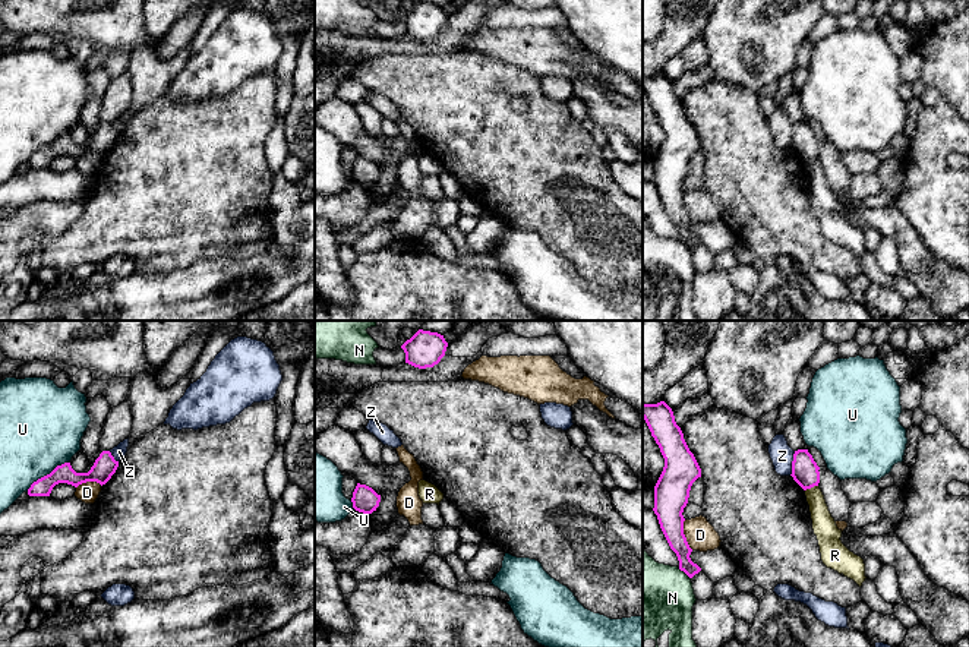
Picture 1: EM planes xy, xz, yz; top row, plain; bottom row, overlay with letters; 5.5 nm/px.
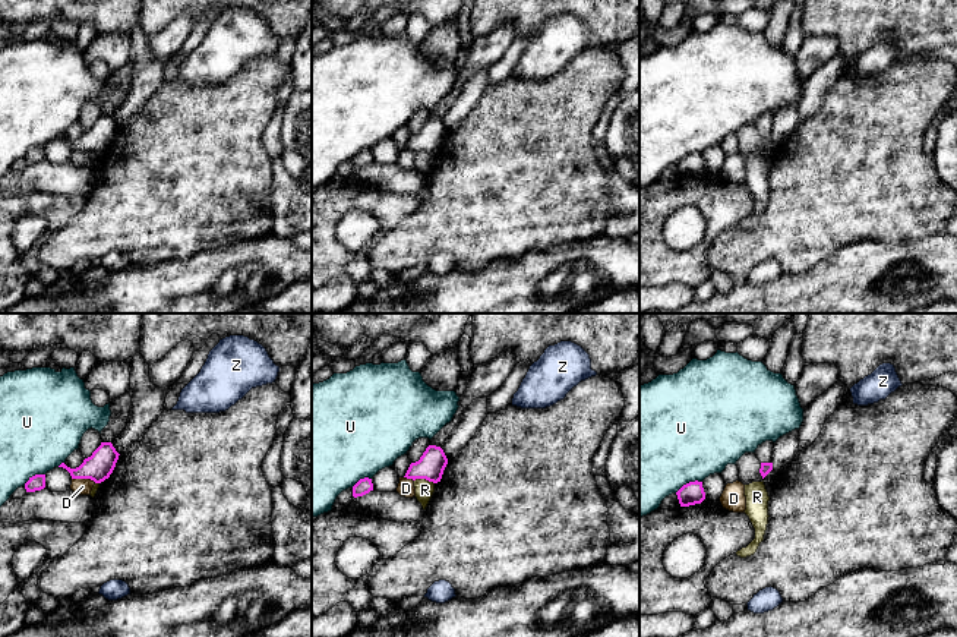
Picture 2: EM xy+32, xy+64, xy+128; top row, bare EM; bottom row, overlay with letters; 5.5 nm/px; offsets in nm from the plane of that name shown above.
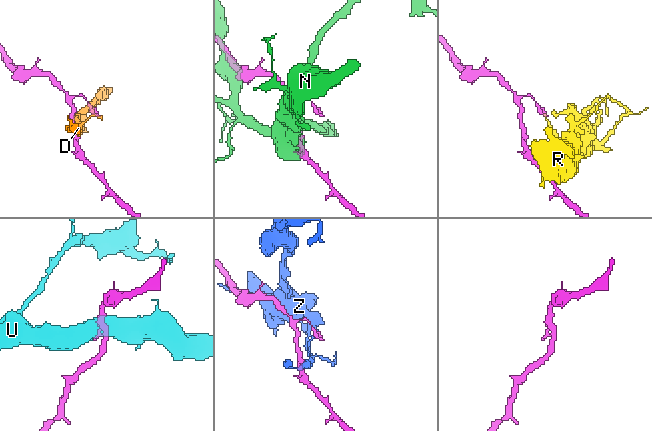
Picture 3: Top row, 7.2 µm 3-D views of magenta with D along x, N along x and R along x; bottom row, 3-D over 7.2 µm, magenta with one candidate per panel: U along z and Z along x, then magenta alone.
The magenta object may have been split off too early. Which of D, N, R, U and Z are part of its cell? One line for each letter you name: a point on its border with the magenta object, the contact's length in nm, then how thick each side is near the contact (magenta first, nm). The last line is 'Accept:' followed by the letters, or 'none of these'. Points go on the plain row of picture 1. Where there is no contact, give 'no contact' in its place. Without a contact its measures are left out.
Accept: none of these

